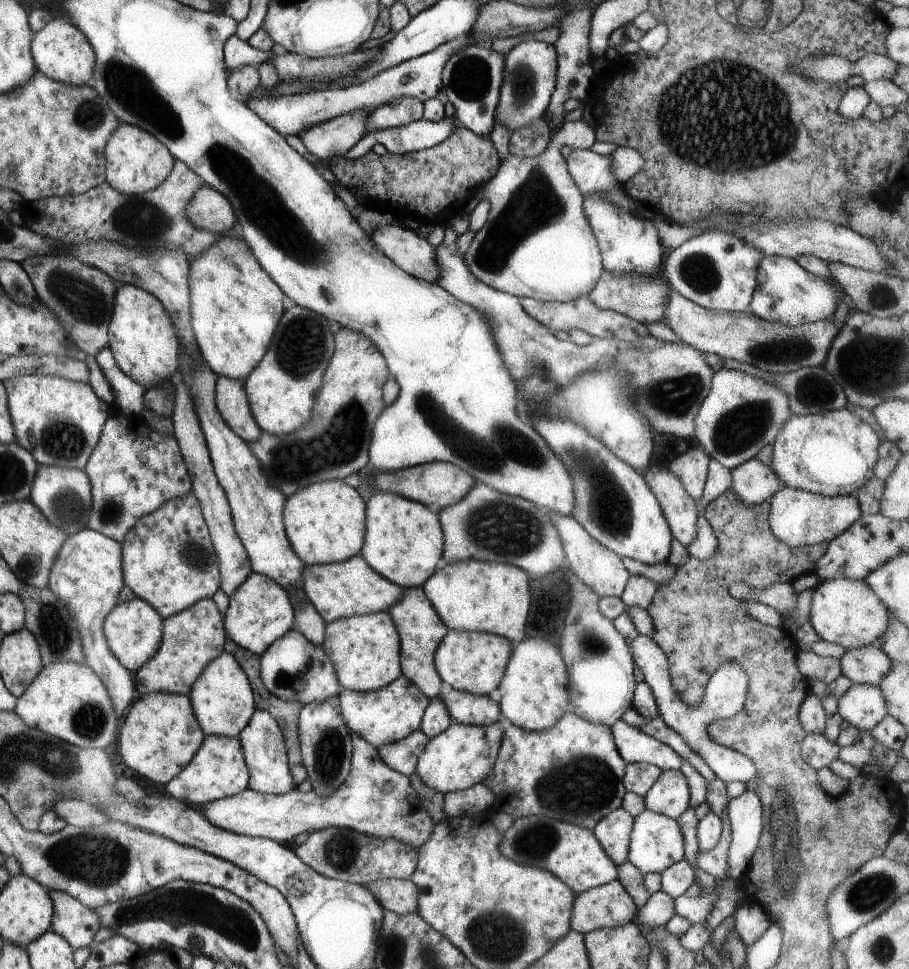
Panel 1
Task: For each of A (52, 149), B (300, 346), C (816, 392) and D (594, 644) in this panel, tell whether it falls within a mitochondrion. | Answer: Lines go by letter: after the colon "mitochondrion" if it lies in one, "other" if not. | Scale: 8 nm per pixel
A: other
B: mitochondrion
C: mitochondrion
D: mitochondrion

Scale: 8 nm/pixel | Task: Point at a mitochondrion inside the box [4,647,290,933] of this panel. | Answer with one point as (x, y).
(95, 861)

